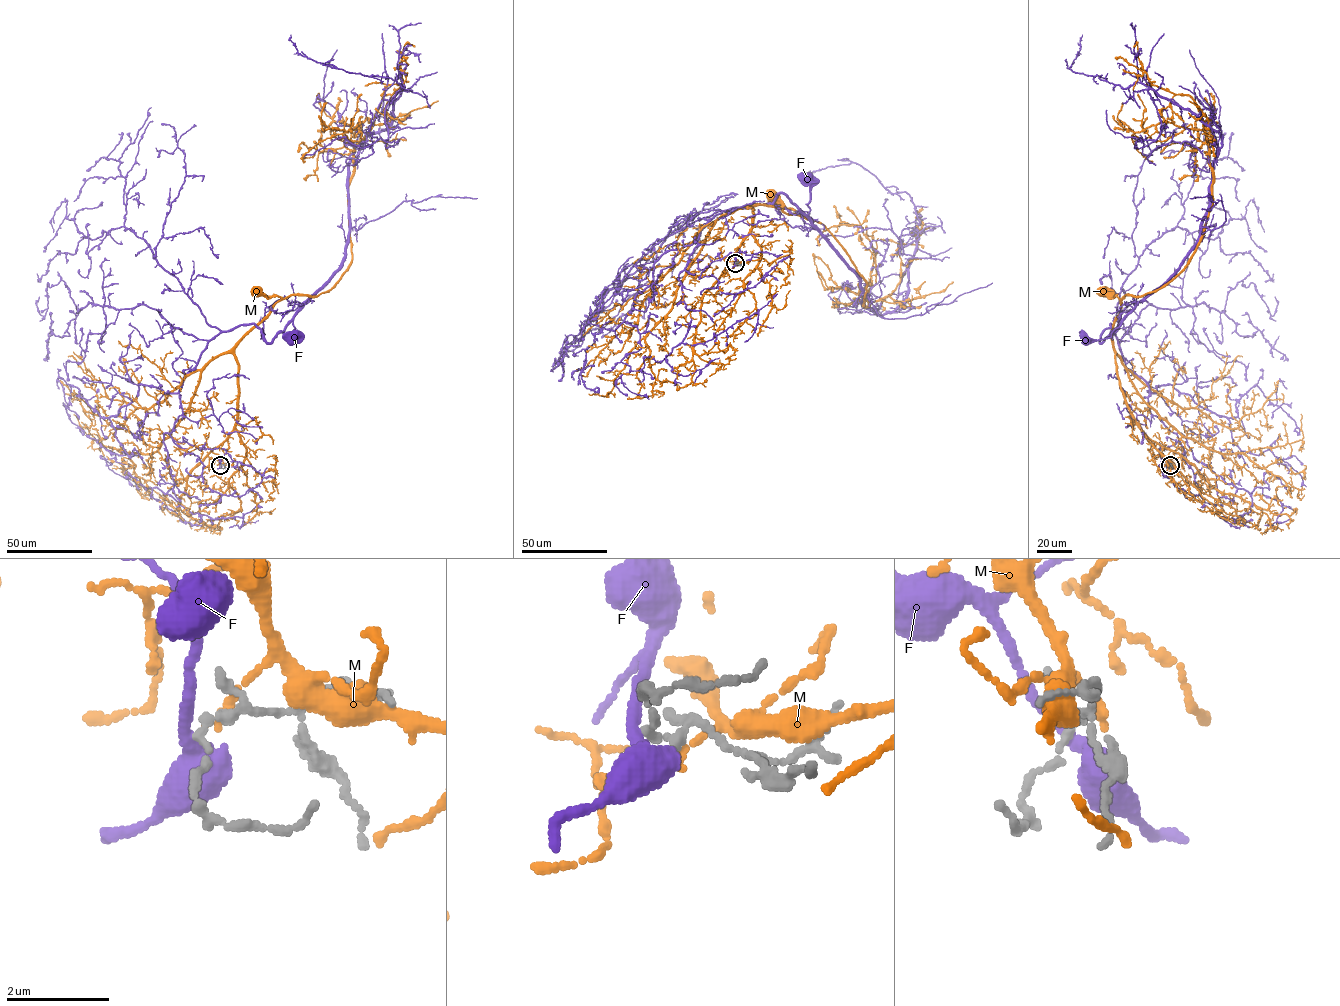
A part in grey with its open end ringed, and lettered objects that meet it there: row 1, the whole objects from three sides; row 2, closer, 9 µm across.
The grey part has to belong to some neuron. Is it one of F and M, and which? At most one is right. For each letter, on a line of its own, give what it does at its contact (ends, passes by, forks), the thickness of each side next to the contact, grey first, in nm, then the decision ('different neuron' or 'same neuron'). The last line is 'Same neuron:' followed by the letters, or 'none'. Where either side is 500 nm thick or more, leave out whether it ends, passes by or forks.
F: it passes by | 160/360 nm | different neuron
M: it ends | 130/130 nm | different neuron
Same neuron: none

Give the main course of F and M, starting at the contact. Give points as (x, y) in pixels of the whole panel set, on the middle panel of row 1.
F: (735, 263), (741, 251), (685, 269), (700, 229), (722, 211), (781, 193), (807, 215), (809, 178)
M: (736, 264), (727, 263), (749, 233), (750, 207), (766, 204), (787, 214), (796, 211), (781, 208), (770, 194)

